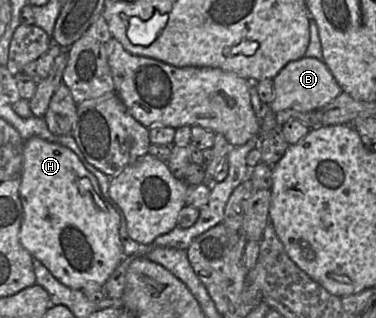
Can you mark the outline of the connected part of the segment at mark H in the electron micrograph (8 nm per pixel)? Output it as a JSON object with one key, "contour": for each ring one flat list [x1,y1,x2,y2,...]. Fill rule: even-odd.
{"contour":[[40,137,26,140,19,196,23,215,18,238,22,247,69,288,82,290,88,283,102,286,124,257,119,237,120,215,110,199,103,196,96,177,85,169,75,153]]}

